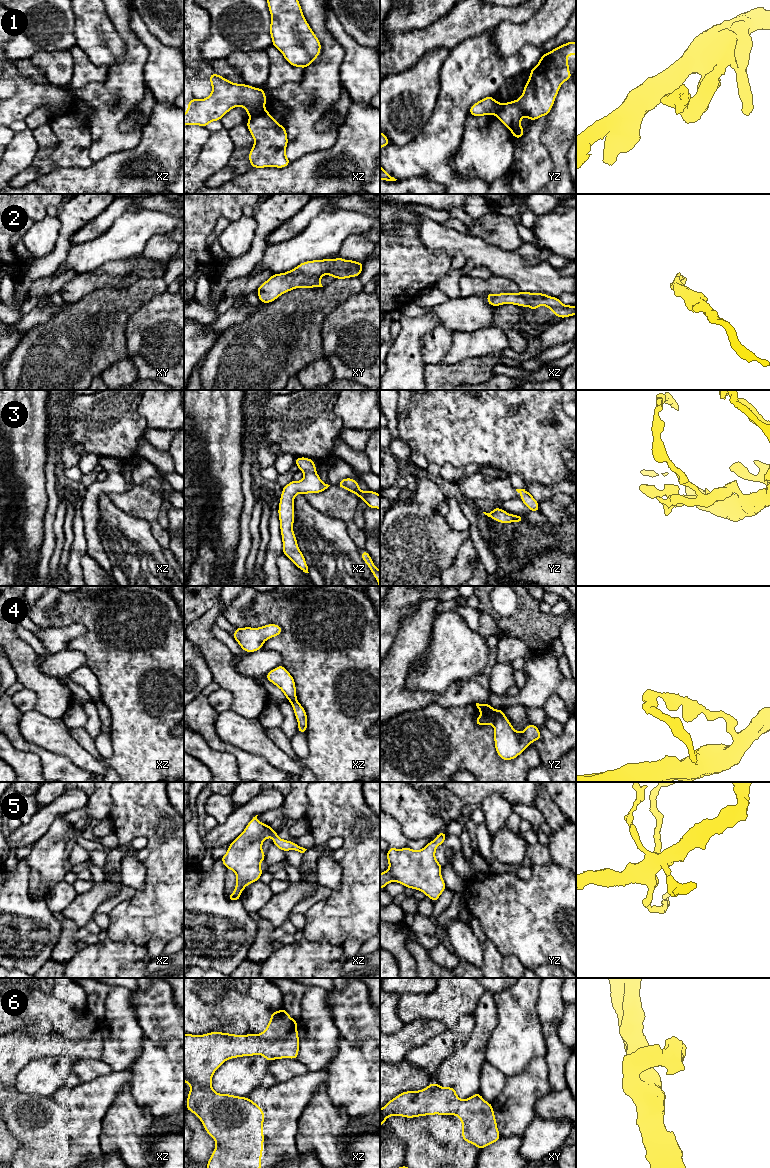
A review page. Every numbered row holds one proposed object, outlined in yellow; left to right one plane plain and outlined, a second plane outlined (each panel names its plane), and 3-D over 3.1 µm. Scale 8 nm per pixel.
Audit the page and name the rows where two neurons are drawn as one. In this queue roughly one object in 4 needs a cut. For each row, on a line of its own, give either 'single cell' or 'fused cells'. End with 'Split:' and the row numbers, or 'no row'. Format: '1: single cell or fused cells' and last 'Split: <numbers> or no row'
1: fused cells
2: single cell
3: single cell
4: fused cells
5: single cell
6: single cell
Split: 1, 4

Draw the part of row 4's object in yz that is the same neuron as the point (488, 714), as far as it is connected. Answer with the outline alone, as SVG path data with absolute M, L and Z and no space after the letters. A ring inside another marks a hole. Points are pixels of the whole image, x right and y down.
M476 703L476 706L479 709L481 716L475 719L475 723L478 726L494 725L498 710L492 708L488 703Z

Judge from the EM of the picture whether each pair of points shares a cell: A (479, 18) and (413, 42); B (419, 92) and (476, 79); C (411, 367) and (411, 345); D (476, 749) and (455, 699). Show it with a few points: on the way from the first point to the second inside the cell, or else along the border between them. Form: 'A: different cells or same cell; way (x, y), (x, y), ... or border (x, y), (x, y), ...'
A: same cell; way (463, 21), (449, 31), (429, 38)
B: different cells; border (442, 65), (439, 71), (439, 94), (432, 111)
C: same cell; way (408, 362), (408, 350)
D: different cells; border (435, 703), (444, 707), (462, 707), (475, 704)

